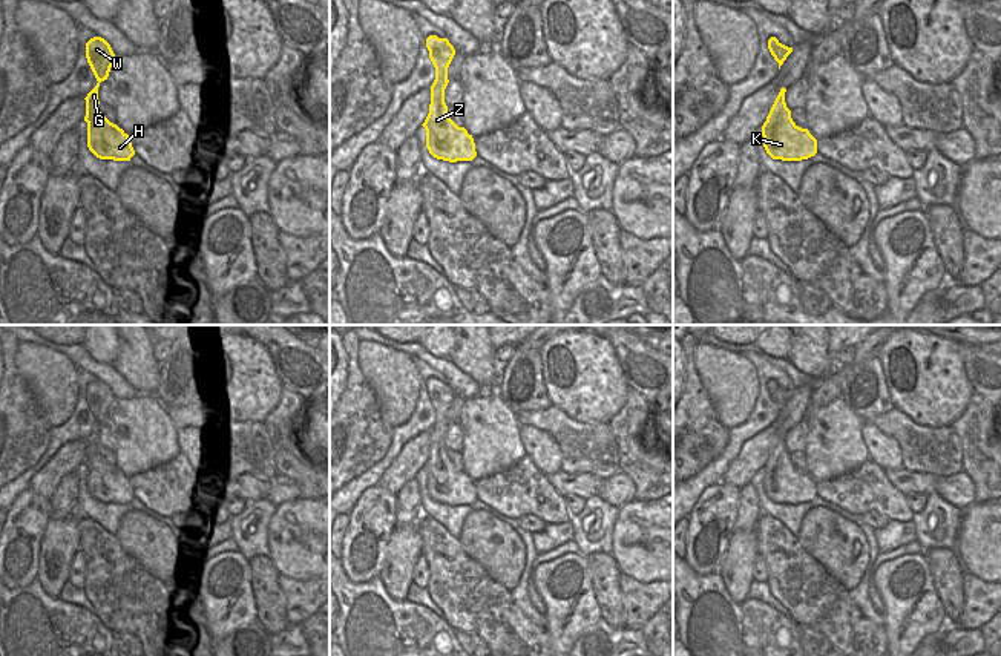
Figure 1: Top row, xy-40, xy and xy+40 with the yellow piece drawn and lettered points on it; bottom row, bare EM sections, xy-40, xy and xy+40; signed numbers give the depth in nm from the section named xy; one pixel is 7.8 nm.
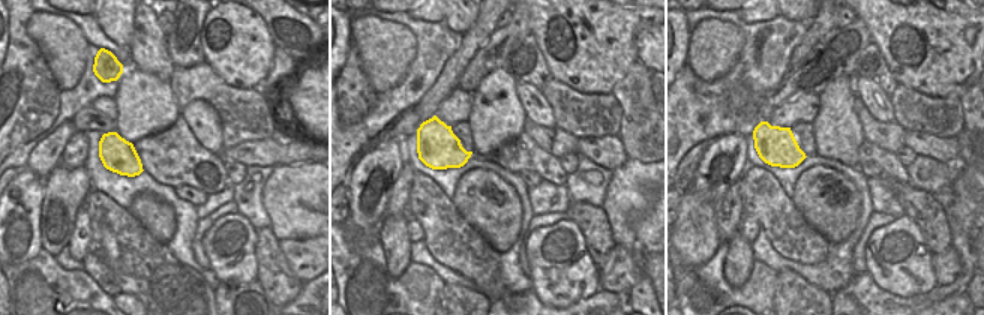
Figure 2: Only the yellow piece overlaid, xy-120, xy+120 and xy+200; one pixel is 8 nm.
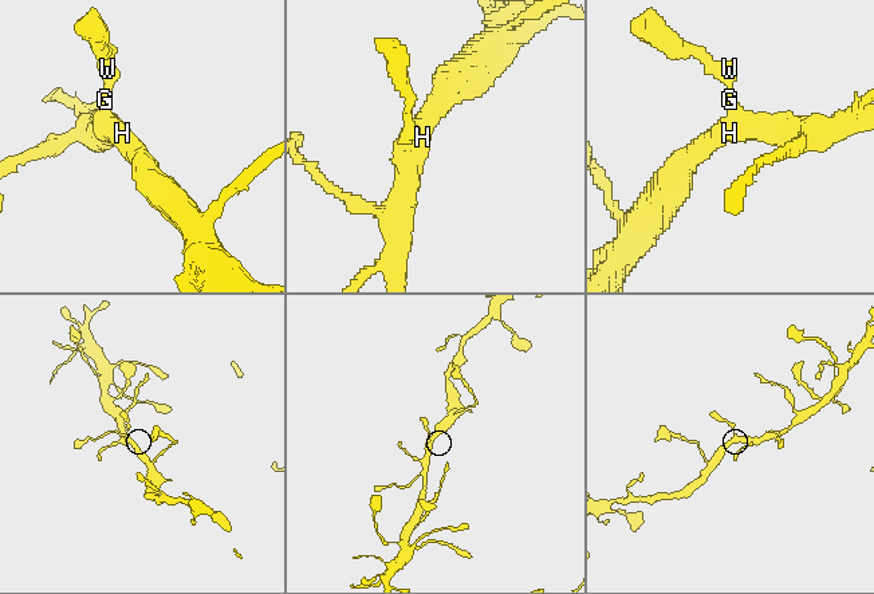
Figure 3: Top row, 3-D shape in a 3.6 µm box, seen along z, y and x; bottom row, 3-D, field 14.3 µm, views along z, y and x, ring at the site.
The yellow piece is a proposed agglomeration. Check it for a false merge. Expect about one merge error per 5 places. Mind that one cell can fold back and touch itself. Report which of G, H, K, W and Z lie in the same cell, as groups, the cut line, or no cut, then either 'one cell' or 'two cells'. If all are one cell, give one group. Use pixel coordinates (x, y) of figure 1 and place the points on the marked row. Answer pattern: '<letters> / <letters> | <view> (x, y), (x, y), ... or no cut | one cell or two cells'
G H K W Z | no cut | one cell

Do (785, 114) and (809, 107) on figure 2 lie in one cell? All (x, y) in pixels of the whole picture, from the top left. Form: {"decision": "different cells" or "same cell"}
{"decision": "same cell"}

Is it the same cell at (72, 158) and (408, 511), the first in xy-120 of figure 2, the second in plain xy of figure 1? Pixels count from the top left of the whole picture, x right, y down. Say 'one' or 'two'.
one

